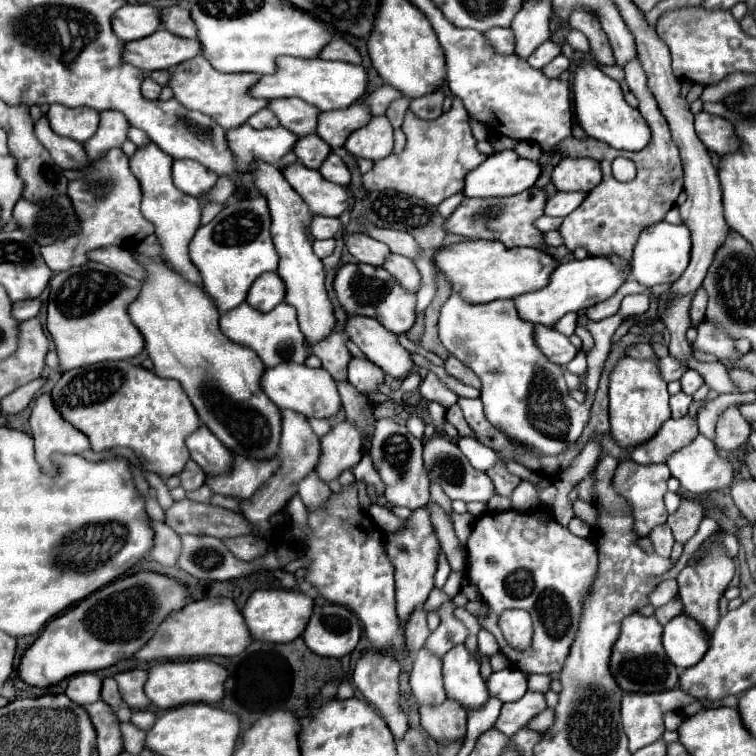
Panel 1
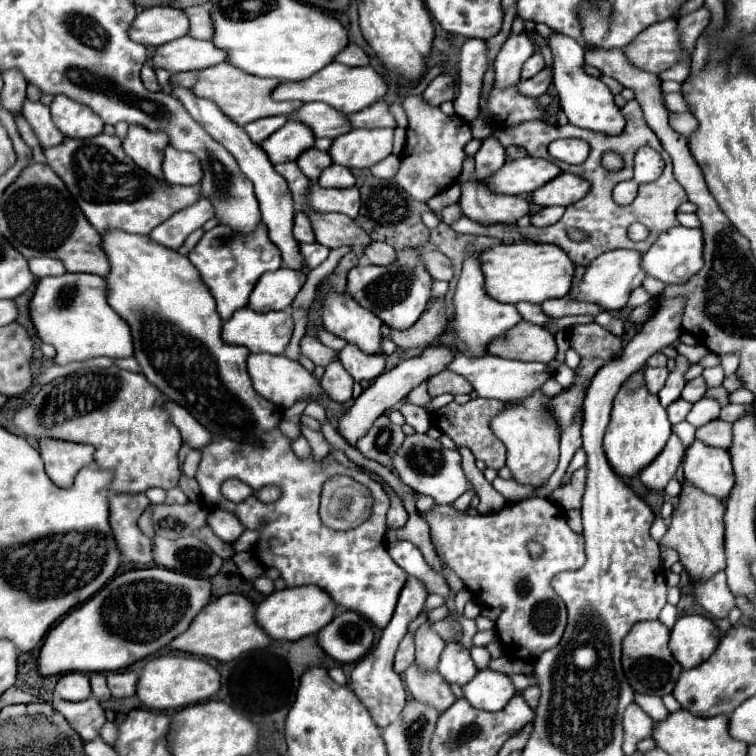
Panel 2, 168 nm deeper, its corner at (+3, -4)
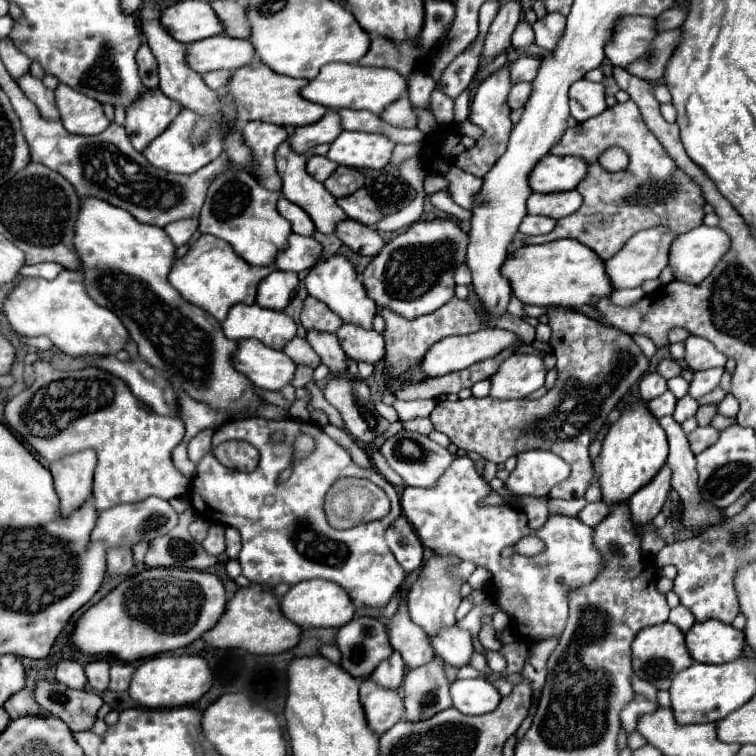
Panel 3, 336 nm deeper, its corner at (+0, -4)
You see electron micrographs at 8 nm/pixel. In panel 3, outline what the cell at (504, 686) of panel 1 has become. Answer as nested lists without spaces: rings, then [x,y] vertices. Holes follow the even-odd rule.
[[[486,678],[454,680],[450,684],[452,706],[462,714],[486,714],[498,706],[502,696]]]

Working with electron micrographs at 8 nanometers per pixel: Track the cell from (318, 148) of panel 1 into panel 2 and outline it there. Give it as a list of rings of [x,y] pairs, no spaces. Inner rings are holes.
[[[307,148],[305,152],[299,154],[297,158],[297,166],[301,168],[301,172],[305,176],[309,176],[311,182],[317,182],[317,176],[327,168],[331,166],[331,156],[323,150],[317,150],[317,148]]]

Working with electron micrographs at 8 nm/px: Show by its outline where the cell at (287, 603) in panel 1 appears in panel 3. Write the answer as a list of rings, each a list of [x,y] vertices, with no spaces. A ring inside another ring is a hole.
[[[330,580],[298,582],[296,586],[290,588],[290,592],[282,598],[280,604],[282,604],[282,612],[286,614],[286,618],[290,618],[302,628],[340,628],[348,624],[356,612],[356,604],[348,596],[348,592],[344,592],[342,586]]]

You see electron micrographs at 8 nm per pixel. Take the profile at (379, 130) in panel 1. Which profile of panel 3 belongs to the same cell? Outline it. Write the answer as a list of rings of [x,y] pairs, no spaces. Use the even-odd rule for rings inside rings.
[[[342,132],[328,150],[328,158],[350,168],[384,168],[390,162],[394,142],[382,134]]]

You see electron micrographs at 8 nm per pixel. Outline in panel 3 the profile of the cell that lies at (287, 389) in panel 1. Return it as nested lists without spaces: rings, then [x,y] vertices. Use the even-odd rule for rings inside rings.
[[[238,340],[238,348],[232,356],[232,364],[254,386],[262,390],[278,392],[294,376],[294,362],[284,352],[272,350],[258,340]]]

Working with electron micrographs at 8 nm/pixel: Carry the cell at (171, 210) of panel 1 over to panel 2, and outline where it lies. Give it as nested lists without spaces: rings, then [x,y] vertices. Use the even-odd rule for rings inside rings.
[[[129,126],[129,134],[123,140],[123,150],[139,168],[149,172],[153,178],[163,180],[161,164],[167,144],[169,140],[163,132],[147,132],[145,128]]]

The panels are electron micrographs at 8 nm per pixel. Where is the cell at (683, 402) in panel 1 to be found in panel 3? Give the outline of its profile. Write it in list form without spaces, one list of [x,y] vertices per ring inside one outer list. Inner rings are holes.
[[[686,394],[684,398],[680,398],[680,400],[676,402],[674,420],[676,420],[678,424],[682,424],[686,418],[692,418],[692,416],[696,414],[696,410],[698,410],[698,402],[696,402],[690,394]]]

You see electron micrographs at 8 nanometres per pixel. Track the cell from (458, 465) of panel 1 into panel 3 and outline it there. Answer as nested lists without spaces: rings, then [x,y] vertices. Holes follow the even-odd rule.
[[[398,432],[392,438],[388,438],[384,442],[384,446],[380,448],[382,456],[386,458],[386,462],[390,464],[390,468],[404,480],[406,486],[420,486],[420,488],[430,488],[434,486],[434,480],[438,480],[438,476],[442,476],[442,472],[452,464],[454,456],[428,440],[428,436],[422,436],[418,432]]]

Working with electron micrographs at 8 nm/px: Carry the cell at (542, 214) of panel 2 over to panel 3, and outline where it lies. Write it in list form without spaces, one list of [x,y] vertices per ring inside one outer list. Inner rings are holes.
[[[526,216],[520,224],[520,232],[524,236],[538,236],[538,234],[548,234],[554,226],[556,222],[546,216]]]

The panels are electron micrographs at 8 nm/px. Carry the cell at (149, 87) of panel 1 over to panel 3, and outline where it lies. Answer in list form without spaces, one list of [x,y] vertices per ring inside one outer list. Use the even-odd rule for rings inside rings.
[[[142,42],[136,52],[136,64],[138,64],[138,74],[140,74],[142,84],[146,88],[156,88],[158,86],[158,64],[146,42]]]

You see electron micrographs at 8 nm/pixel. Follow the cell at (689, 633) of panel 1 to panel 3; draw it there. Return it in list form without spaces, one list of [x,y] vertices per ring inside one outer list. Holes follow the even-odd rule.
[[[718,620],[694,624],[686,634],[686,646],[690,656],[704,664],[726,664],[746,654],[744,632]]]

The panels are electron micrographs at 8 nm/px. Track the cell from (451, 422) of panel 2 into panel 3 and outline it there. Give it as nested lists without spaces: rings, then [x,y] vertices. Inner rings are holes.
[[[550,310],[548,326],[552,328],[550,346],[556,356],[556,384],[538,400],[500,400],[474,398],[458,402],[438,402],[430,420],[434,430],[446,434],[460,450],[476,452],[494,464],[510,456],[540,448],[550,450],[572,466],[572,474],[548,494],[550,498],[582,498],[592,476],[588,446],[594,442],[608,414],[620,404],[624,394],[650,370],[650,360],[642,354],[630,334],[604,326],[602,322],[572,310]]]

